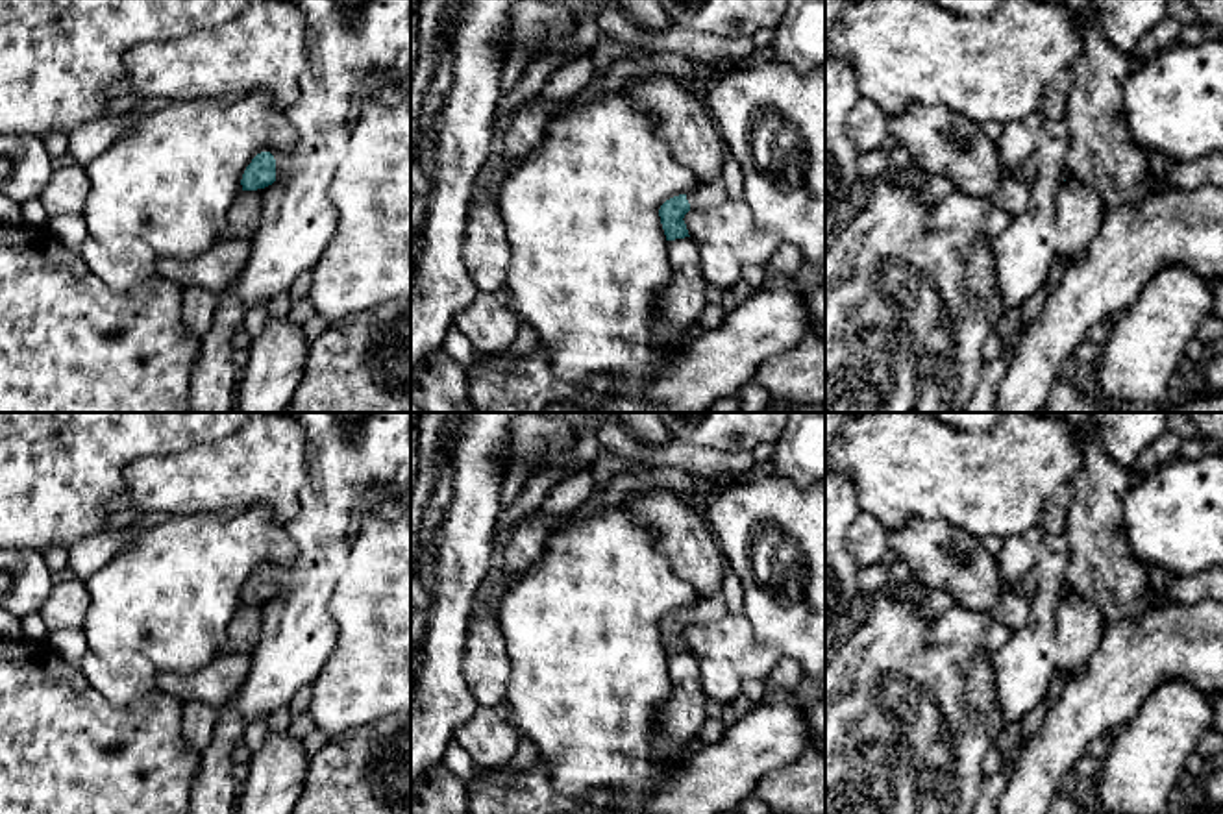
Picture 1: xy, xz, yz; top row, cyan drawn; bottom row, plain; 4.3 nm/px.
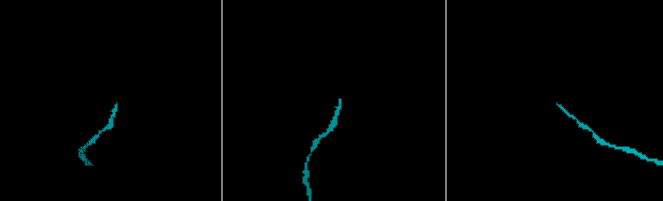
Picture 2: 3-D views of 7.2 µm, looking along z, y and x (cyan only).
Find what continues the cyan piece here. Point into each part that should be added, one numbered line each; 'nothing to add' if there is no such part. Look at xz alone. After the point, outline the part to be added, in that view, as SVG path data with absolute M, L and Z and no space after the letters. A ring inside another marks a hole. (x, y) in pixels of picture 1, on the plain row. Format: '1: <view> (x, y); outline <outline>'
1: xz (707, 609); outline M722 588L714 596L703 598L698 605L688 607L686 614L690 625L701 625L729 614Z

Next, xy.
1: xy (284, 579); outline M290 572L276 574L276 594L283 592L285 588L292 586L294 577Z

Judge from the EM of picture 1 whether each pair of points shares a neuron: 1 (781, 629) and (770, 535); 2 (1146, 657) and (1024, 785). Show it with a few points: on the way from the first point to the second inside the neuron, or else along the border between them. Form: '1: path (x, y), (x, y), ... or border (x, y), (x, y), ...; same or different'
1: path (781, 605), (781, 559); same
2: path (1114, 689), (1050, 753); same

